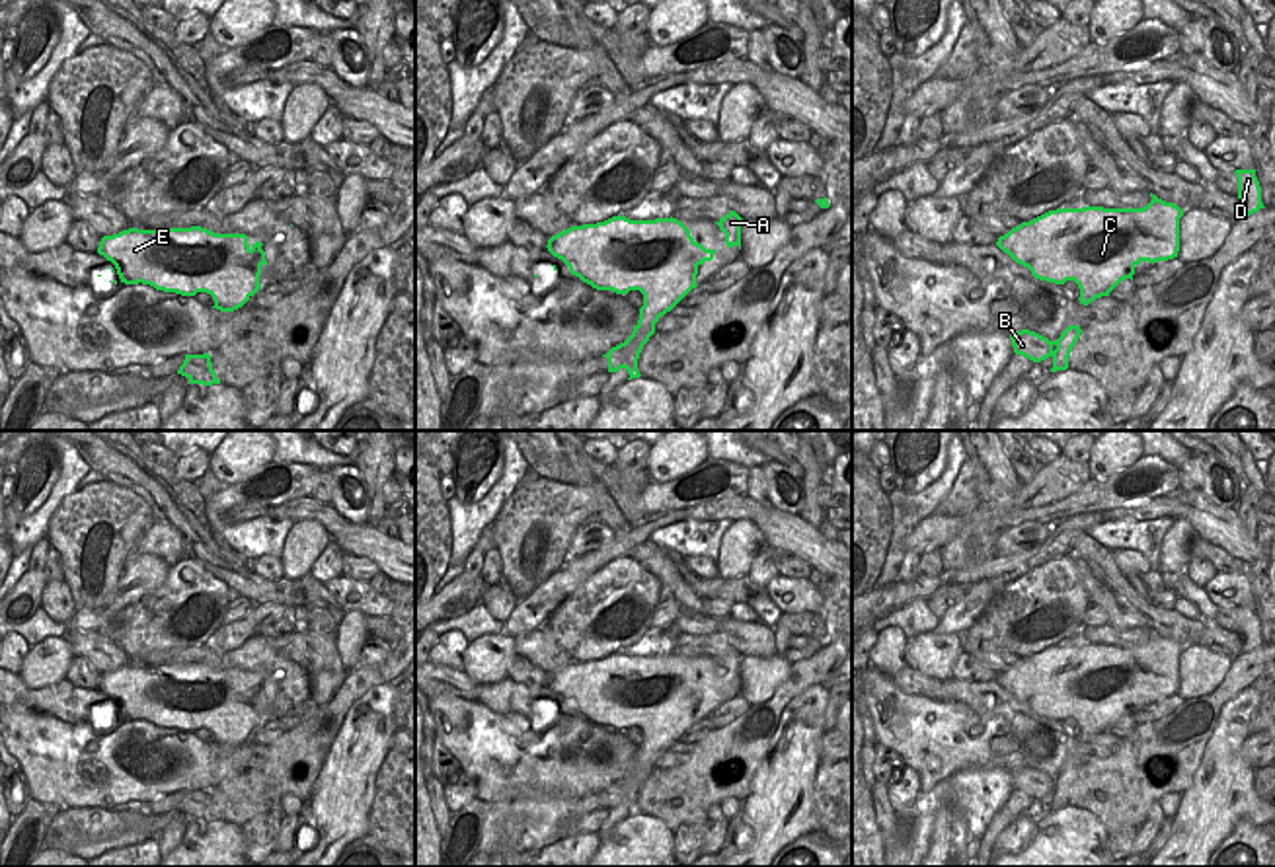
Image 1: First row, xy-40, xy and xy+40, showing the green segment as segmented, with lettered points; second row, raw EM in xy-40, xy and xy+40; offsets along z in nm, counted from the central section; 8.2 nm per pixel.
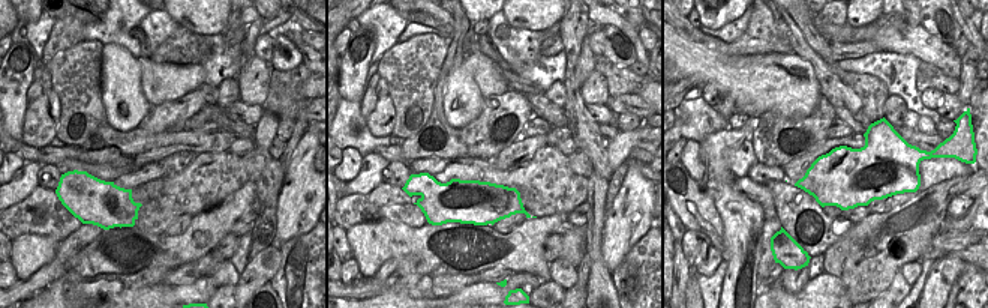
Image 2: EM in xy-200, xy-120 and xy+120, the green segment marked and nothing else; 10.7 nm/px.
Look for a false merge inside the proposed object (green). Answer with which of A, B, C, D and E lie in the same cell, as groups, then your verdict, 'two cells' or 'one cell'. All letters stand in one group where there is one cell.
A C D E / B | two cells

